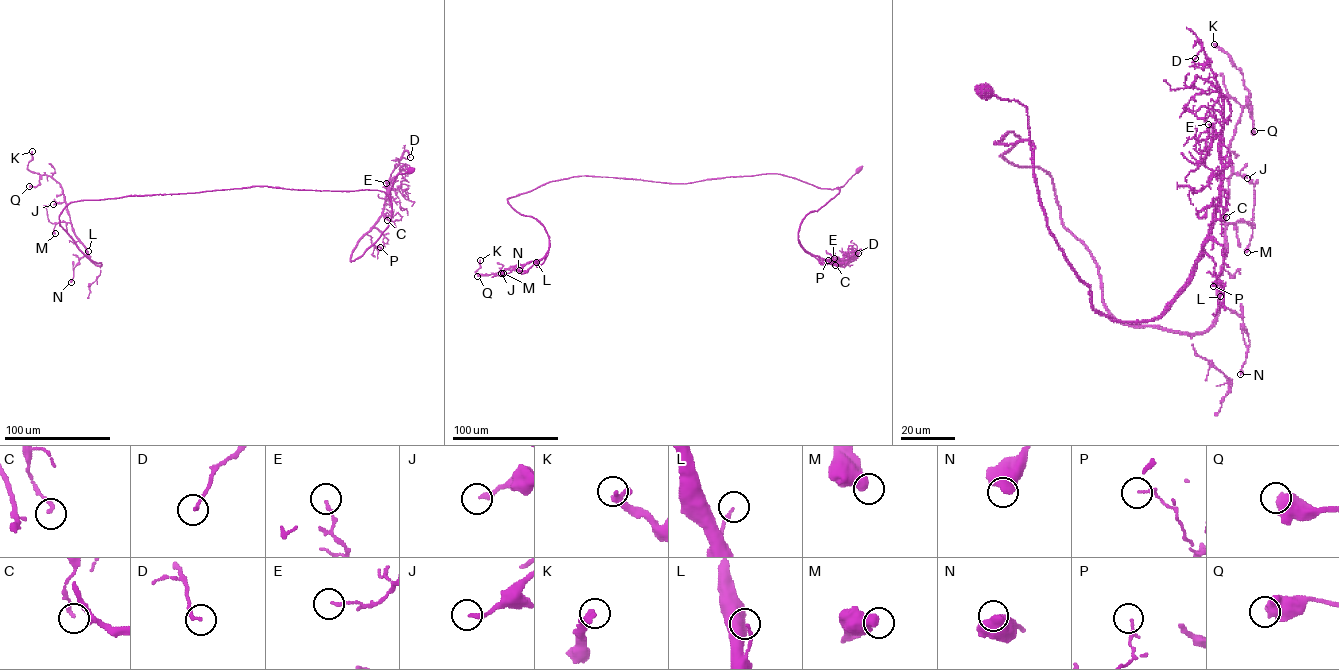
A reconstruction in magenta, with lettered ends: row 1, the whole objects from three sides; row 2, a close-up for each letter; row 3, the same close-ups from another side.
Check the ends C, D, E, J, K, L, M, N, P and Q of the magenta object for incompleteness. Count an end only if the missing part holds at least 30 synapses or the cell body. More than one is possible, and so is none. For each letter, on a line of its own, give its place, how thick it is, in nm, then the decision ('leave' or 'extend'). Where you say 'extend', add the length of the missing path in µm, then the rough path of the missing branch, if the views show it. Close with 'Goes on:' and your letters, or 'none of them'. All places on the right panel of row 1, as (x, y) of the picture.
C: place (1226, 217); calibre 180 nm; leave
D: place (1195, 58); calibre 150 nm; leave
E: place (1208, 124); calibre 120 nm; leave
J: place (1247, 178); calibre 220 nm; leave
K: place (1214, 44); calibre 320 nm; leave
L: place (1220, 296); calibre 120 nm; leave
M: place (1247, 252); calibre 550 nm; leave
N: place (1240, 374); calibre 650 nm; leave
P: place (1213, 286); calibre 170 nm; leave
Q: place (1254, 131); calibre 700 nm; leave
Goes on: none of them

